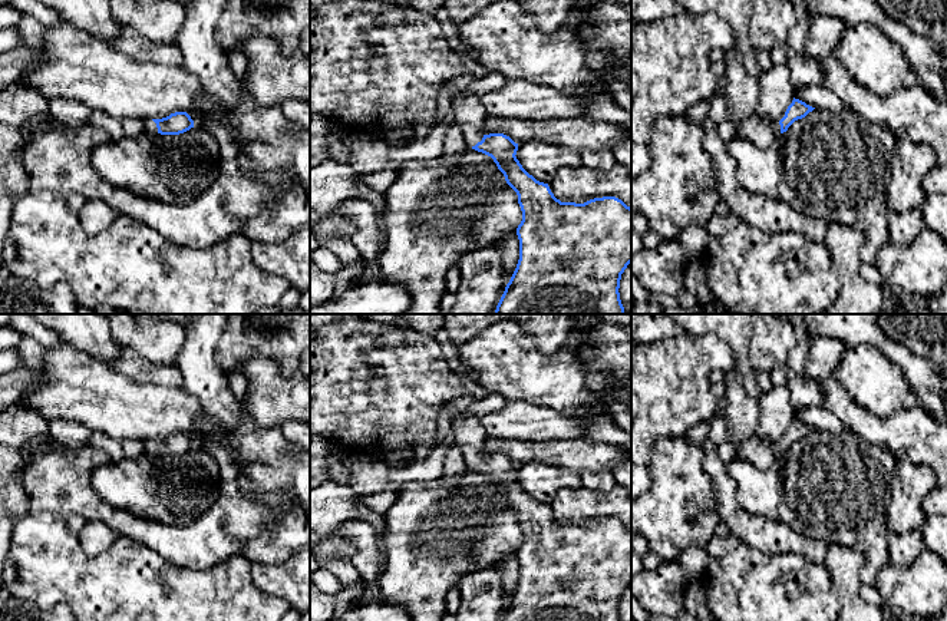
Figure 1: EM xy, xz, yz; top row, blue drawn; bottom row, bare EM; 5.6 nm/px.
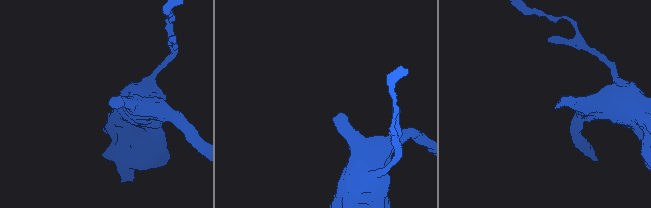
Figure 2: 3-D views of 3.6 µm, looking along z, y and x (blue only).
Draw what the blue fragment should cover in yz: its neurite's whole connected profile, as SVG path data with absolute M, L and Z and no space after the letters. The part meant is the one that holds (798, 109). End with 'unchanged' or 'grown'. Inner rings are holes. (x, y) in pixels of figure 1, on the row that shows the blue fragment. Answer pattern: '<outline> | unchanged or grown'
M793 98L792 103L785 112L785 116L779 122L765 120L755 113L743 123L736 126L738 136L749 139L752 143L760 148L768 148L775 143L779 135L786 132L795 120L805 118L814 109L815 108Z | grown

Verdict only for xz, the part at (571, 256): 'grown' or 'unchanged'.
grown

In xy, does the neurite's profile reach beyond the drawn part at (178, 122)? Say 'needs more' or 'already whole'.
needs more

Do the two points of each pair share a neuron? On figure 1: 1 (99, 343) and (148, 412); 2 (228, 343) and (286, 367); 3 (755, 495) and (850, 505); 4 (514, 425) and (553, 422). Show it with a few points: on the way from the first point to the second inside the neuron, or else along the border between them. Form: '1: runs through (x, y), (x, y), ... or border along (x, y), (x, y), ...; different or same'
1: border along (81, 352), (111, 367); different
2: runs through (244, 343), (266, 343), (274, 352); same
3: runs through (778, 495), (827, 495); same
4: runs through (524, 422), (543, 422); same

